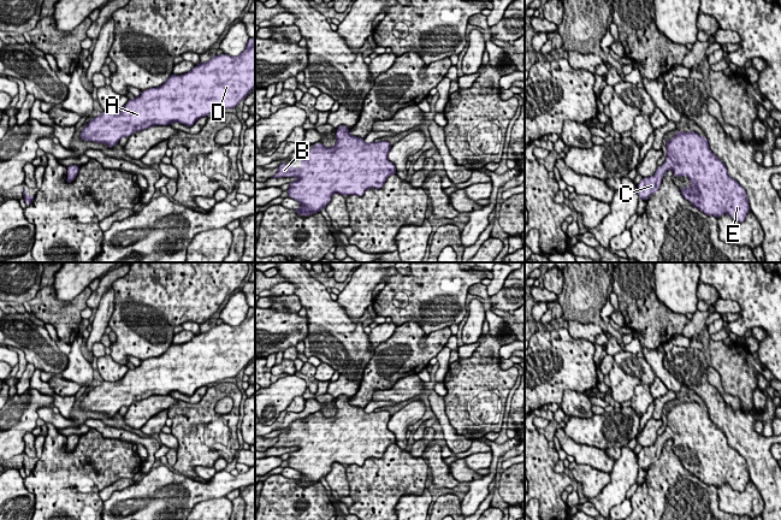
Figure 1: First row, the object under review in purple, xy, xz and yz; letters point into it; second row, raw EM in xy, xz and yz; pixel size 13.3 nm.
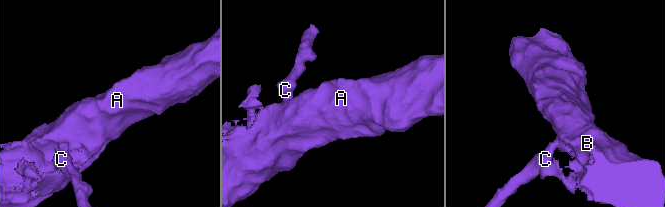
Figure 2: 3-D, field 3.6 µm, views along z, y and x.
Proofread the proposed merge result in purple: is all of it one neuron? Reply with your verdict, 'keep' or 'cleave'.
keep

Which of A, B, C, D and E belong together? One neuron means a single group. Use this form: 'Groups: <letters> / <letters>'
Groups: A B C D E

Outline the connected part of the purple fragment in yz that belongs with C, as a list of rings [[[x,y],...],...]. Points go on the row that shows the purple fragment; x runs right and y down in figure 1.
[[[676,131],[675,136],[667,141],[667,158],[662,166],[658,166],[652,177],[643,178],[638,184],[639,199],[647,201],[662,183],[664,173],[671,169],[675,177],[687,176],[691,185],[681,188],[681,194],[694,207],[708,215],[720,218],[723,213],[732,219],[742,223],[750,212],[750,205],[745,189],[733,179],[726,165],[711,152],[706,137],[699,136],[696,131]]]

